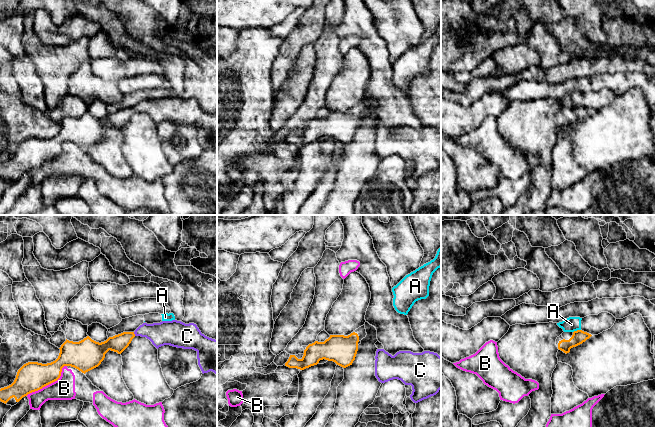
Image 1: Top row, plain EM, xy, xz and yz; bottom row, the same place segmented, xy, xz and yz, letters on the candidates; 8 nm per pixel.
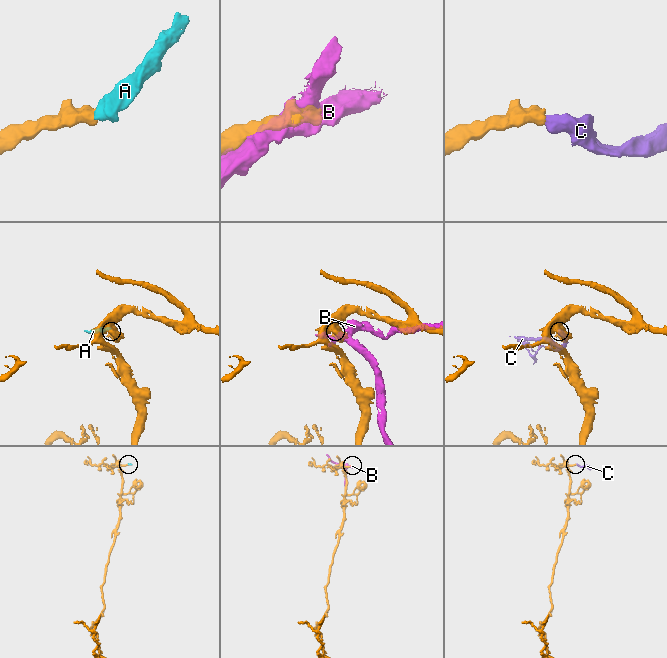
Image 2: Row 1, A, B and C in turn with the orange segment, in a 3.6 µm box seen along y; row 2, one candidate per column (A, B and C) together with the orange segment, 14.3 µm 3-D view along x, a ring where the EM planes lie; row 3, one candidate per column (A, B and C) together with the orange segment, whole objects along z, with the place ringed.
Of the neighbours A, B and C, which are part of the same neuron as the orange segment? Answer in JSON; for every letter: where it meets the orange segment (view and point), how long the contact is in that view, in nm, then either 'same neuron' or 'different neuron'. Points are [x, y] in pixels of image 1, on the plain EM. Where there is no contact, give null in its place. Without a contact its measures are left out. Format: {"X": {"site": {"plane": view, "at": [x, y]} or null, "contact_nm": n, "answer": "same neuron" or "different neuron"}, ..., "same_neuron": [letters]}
{"A": {"site": {"plane": "yz", "at": [577, 106]}, "contact_nm": 70, "answer": "different neuron"}, "B": {"site": {"plane": "xy", "at": [49, 159]}, "contact_nm": 400, "answer": "different neuron"}, "C": {"site": {"plane": "xy", "at": [134, 110]}, "contact_nm": 40, "answer": "same neuron"}, "same_neuron": ["C"]}

